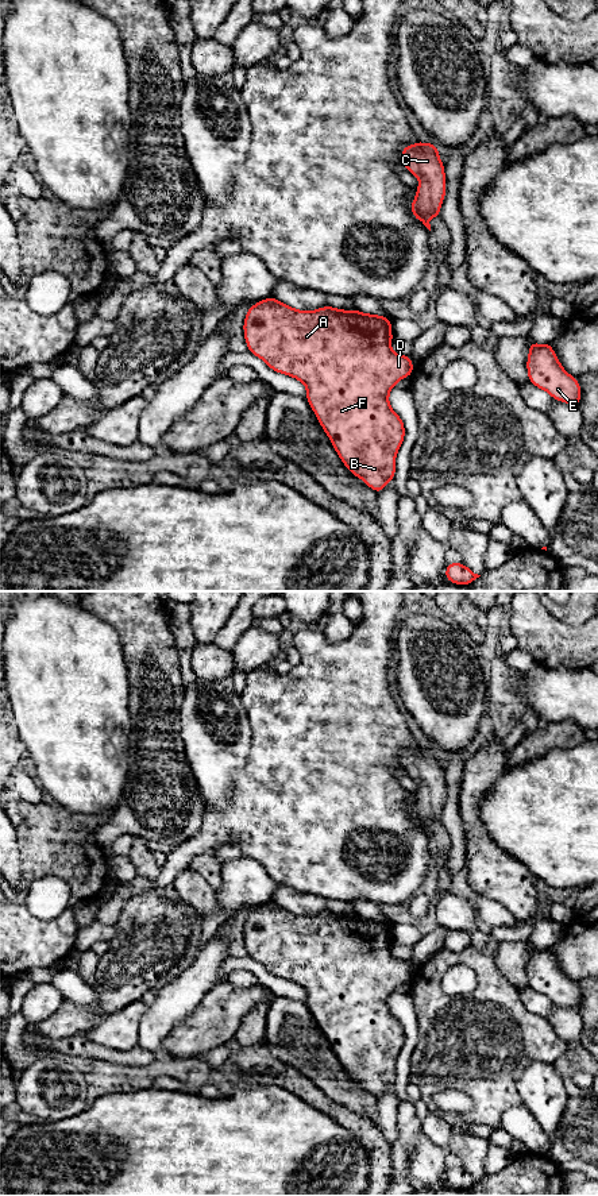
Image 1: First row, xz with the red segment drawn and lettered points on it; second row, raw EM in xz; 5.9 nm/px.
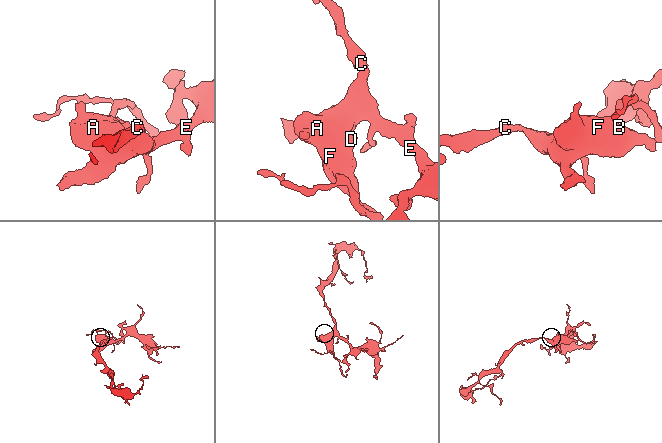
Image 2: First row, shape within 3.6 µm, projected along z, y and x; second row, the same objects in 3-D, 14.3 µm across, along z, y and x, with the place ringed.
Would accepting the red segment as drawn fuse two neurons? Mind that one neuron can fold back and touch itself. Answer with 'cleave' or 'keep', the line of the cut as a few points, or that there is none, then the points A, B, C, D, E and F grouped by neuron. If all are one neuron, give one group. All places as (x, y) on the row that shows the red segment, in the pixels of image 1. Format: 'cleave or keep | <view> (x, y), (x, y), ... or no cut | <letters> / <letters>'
keep | no cut | A B C D E F

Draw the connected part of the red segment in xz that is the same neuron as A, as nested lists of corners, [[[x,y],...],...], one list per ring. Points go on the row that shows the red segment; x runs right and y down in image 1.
[[[274,296],[248,308],[243,323],[248,351],[261,358],[273,371],[293,377],[306,386],[306,401],[329,437],[348,471],[379,494],[394,481],[396,456],[405,439],[405,425],[389,405],[389,393],[396,383],[413,374],[410,356],[391,351],[391,319],[331,305],[312,312],[294,309]]]

